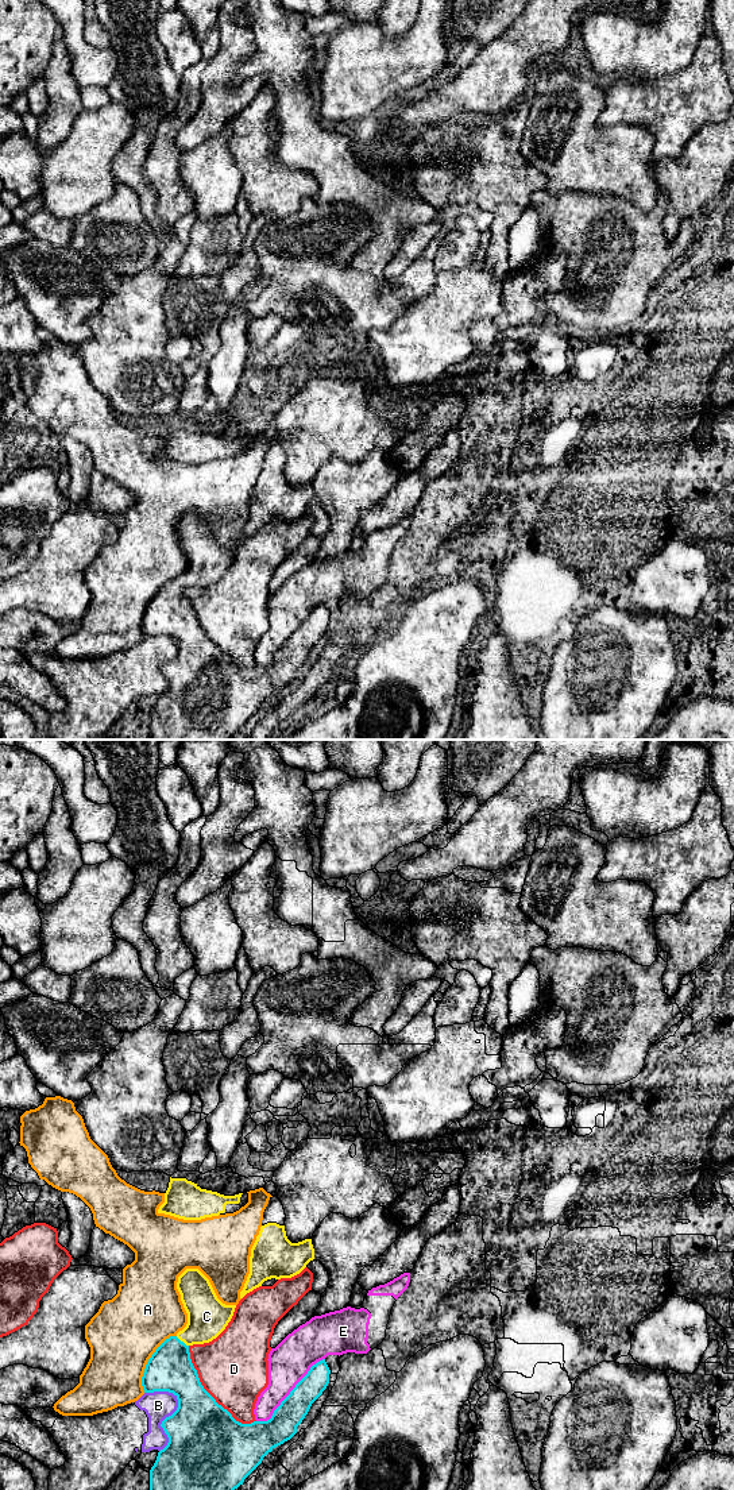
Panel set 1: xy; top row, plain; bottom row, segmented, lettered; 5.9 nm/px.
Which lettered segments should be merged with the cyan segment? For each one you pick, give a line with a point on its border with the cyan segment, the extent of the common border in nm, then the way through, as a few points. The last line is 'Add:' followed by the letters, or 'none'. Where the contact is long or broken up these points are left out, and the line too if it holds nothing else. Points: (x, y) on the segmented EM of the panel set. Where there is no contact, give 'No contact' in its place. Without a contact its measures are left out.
C: Touches cyan at xy (182, 1342). Shared border 100 nm. Path across: xy (170, 1369), (173, 1353), (182, 1342), (207, 1316)
Add: C

